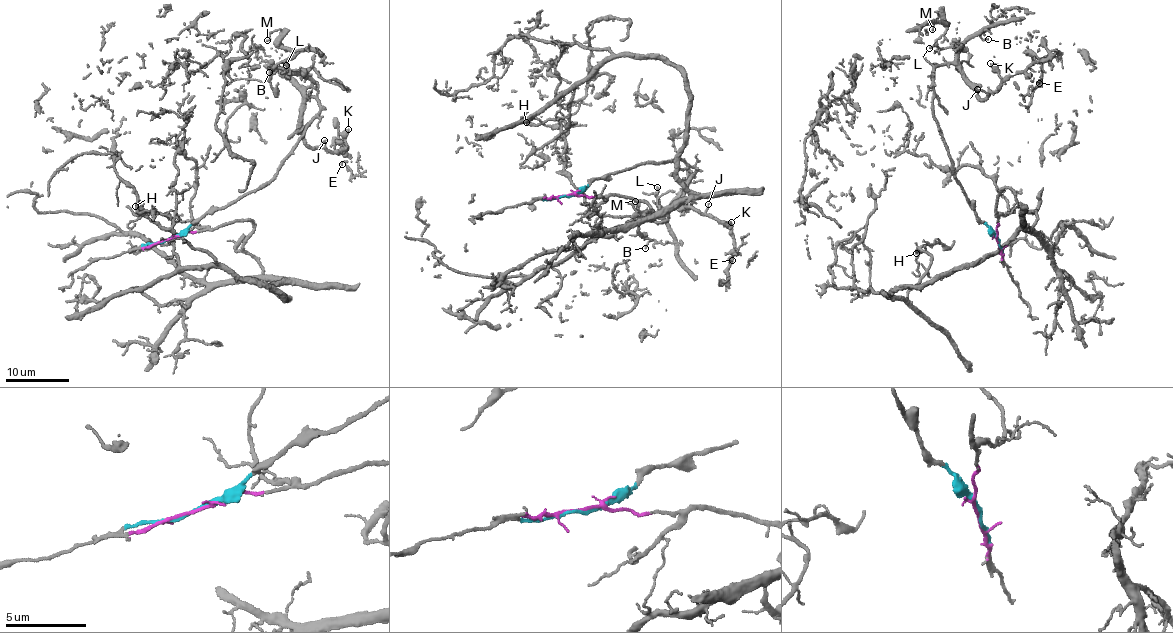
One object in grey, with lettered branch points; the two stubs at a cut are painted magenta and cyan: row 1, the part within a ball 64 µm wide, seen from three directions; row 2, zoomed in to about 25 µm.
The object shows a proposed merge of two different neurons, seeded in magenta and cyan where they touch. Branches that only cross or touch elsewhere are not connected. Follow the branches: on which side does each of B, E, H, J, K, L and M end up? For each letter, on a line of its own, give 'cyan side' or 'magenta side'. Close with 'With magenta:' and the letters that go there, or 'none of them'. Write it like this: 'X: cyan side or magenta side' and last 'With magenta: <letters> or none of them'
B: cyan side
E: cyan side
H: magenta side
J: cyan side
K: cyan side
L: cyan side
M: cyan side
With magenta: H

